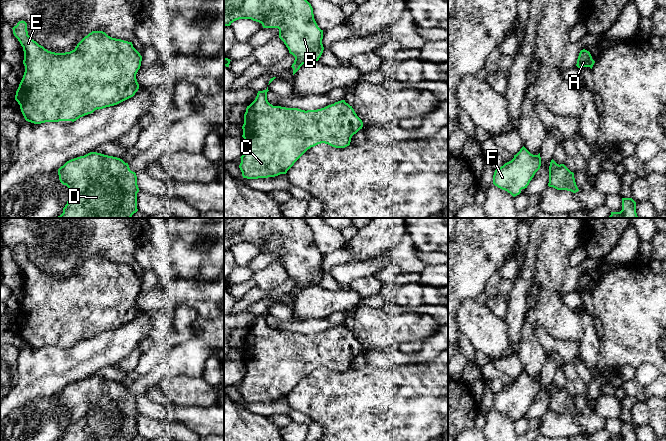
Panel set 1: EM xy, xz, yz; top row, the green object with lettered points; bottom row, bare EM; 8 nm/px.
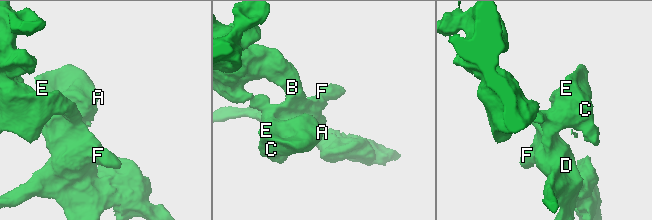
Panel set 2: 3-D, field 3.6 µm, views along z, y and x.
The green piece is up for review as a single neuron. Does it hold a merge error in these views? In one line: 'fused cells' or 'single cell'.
single cell

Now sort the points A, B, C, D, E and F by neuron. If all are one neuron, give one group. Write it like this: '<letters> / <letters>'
A B C D E F

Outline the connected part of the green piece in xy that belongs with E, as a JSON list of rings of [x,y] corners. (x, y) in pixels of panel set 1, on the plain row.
[[[19,245],[12,253],[23,271],[25,290],[15,324],[28,346],[74,346],[97,333],[114,330],[133,321],[139,313],[136,298],[140,293],[142,280],[132,266],[112,262],[103,255],[92,255],[74,274],[55,277],[48,275],[28,259],[25,245]]]

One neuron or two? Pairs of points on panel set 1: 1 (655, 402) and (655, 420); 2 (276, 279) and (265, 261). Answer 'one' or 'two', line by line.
1: one
2: two

